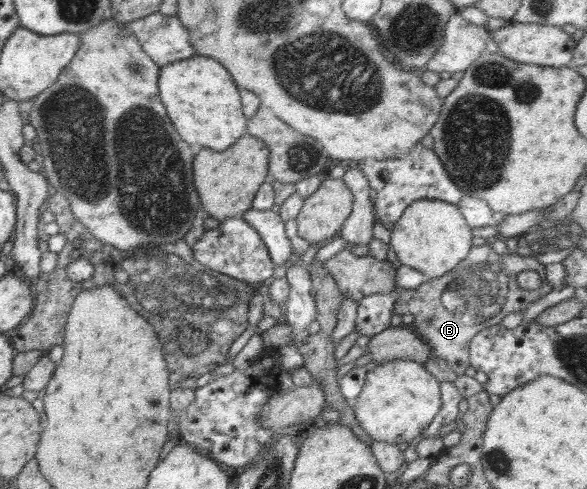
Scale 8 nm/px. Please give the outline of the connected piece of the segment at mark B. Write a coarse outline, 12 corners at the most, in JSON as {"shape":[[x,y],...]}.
{"shape":[[473,246],[395,314],[457,375],[472,337],[553,290],[545,265]]}

